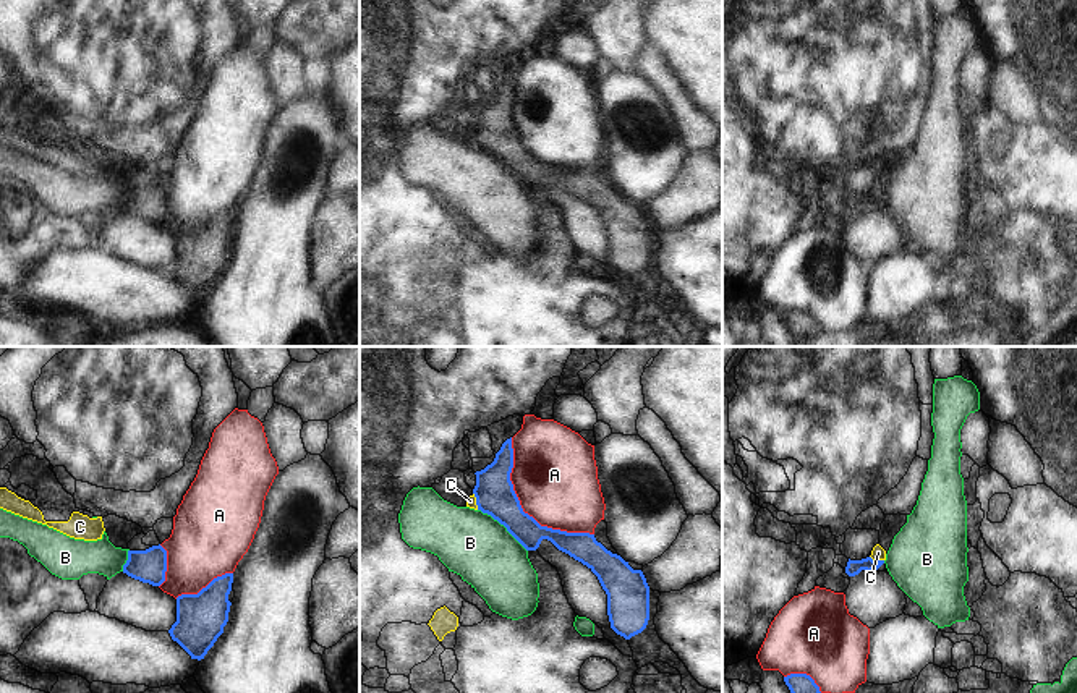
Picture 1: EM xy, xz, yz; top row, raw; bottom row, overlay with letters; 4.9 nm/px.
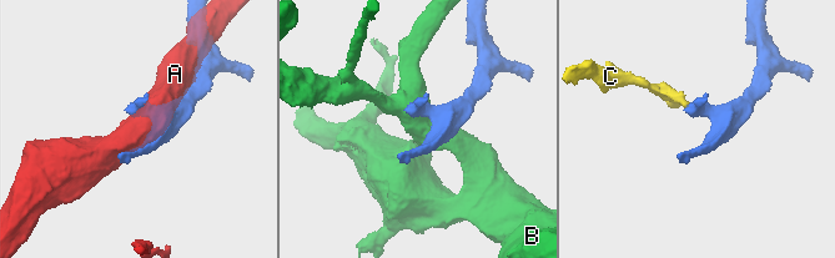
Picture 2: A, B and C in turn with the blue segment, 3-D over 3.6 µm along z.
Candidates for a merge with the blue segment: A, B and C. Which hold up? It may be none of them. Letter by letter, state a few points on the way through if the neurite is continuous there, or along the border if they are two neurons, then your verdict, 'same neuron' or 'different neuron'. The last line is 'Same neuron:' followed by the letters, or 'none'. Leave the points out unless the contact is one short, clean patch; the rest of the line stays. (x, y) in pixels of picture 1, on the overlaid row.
A: different neuron
B: border along xz (478, 509), (496, 518), (527, 551); different neuron
C: runs through yz (854, 567), (876, 561), (878, 552); same neuron
Same neuron: C

